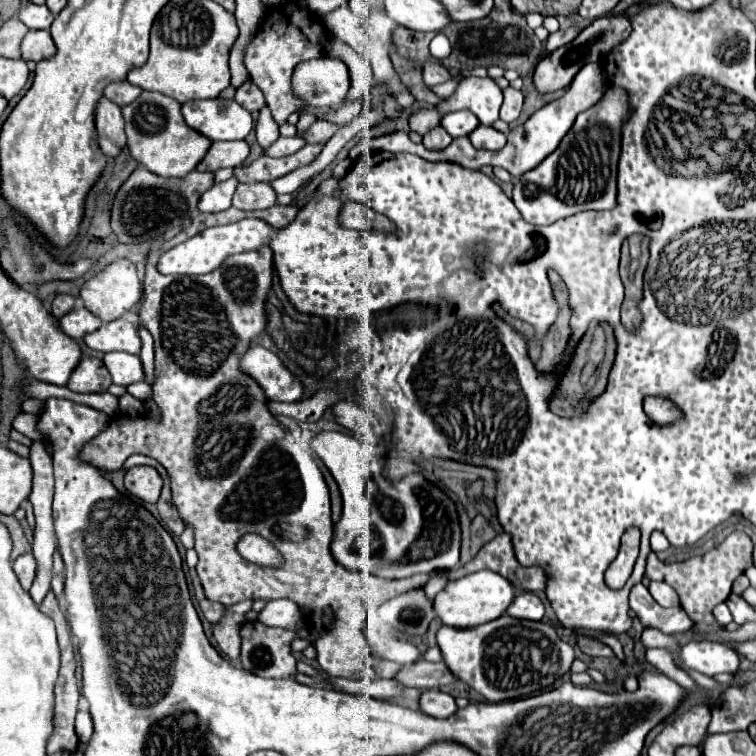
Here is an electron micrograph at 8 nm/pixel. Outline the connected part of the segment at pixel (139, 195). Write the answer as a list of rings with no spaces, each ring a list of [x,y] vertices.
[[[138,167],[128,181],[116,193],[112,205],[112,229],[118,235],[120,243],[142,243],[152,241],[154,237],[162,237],[170,227],[182,227],[186,219],[196,211],[196,203],[206,189],[214,185],[214,173],[190,171],[182,179],[166,179],[160,177],[146,167]]]

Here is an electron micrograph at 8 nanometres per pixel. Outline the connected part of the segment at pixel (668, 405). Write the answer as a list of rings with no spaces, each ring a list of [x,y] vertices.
[[[646,397],[644,399],[644,413],[660,427],[682,419],[682,411],[670,399],[664,399],[664,397]]]

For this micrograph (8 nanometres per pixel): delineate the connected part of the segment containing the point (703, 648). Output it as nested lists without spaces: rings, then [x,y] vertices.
[[[712,641],[686,643],[680,649],[678,661],[682,669],[700,671],[708,677],[738,671],[738,655],[724,643],[712,643]]]

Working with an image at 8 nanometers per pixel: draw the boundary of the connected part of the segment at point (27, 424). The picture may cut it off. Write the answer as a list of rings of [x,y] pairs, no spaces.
[[[20,413],[16,419],[14,419],[14,423],[12,423],[12,427],[16,429],[16,431],[20,431],[22,435],[26,435],[28,439],[42,439],[40,437],[40,433],[36,431],[36,421],[38,421],[38,417],[36,415],[32,415],[32,413]]]

